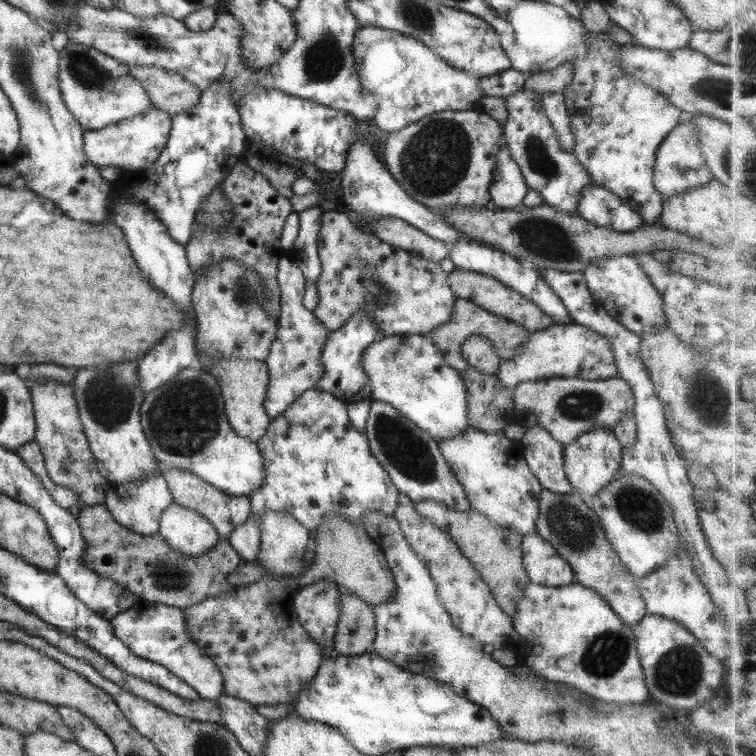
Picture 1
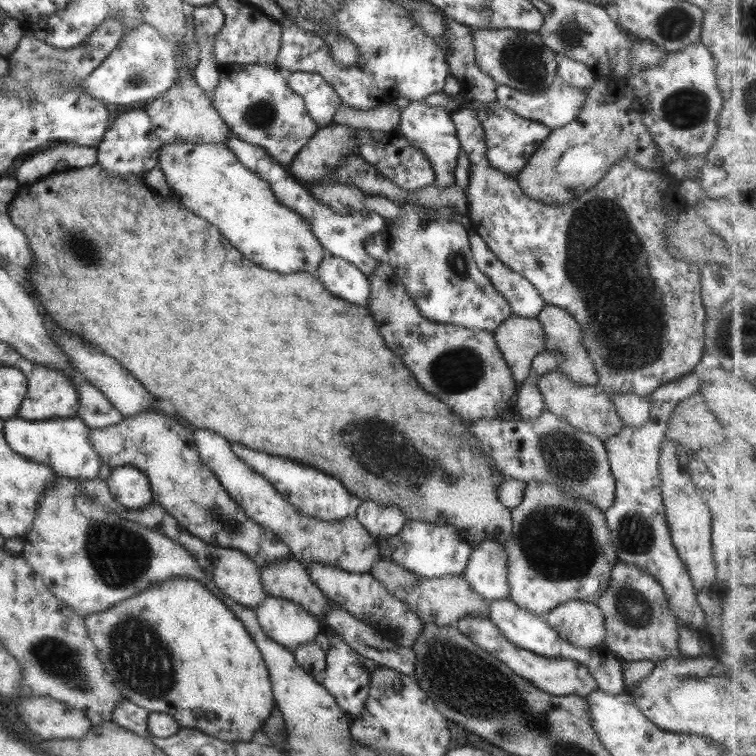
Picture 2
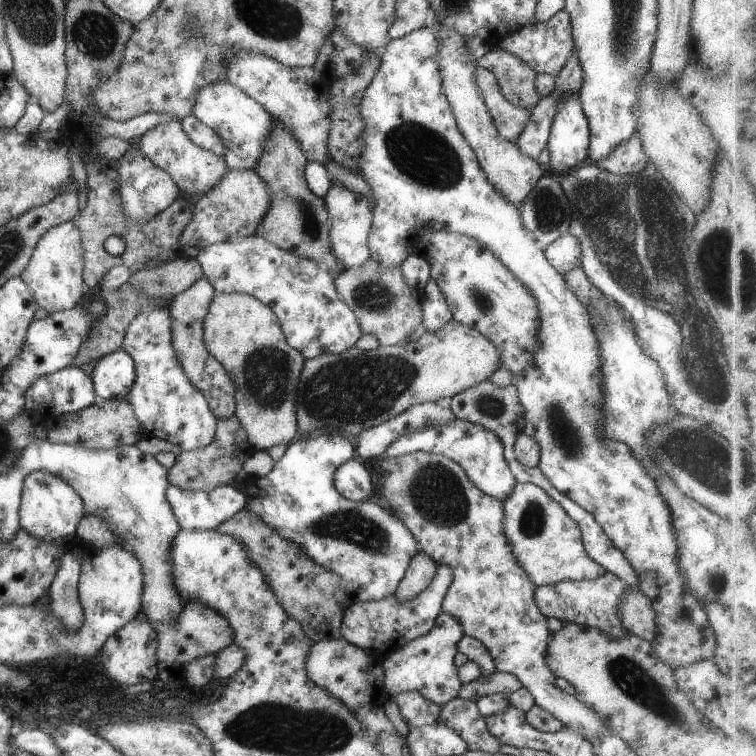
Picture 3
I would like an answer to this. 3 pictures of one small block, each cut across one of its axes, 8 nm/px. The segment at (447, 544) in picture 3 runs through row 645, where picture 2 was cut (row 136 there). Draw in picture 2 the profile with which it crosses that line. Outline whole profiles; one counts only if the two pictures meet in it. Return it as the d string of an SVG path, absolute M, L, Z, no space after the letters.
M496 100L479 105L477 109L471 111L483 130L485 158L488 166L503 175L510 176L510 178L517 176L521 168L525 167L529 157L537 151L538 144L541 144L541 141L545 140L550 132L550 128L547 126L517 116L514 112L497 103Z

